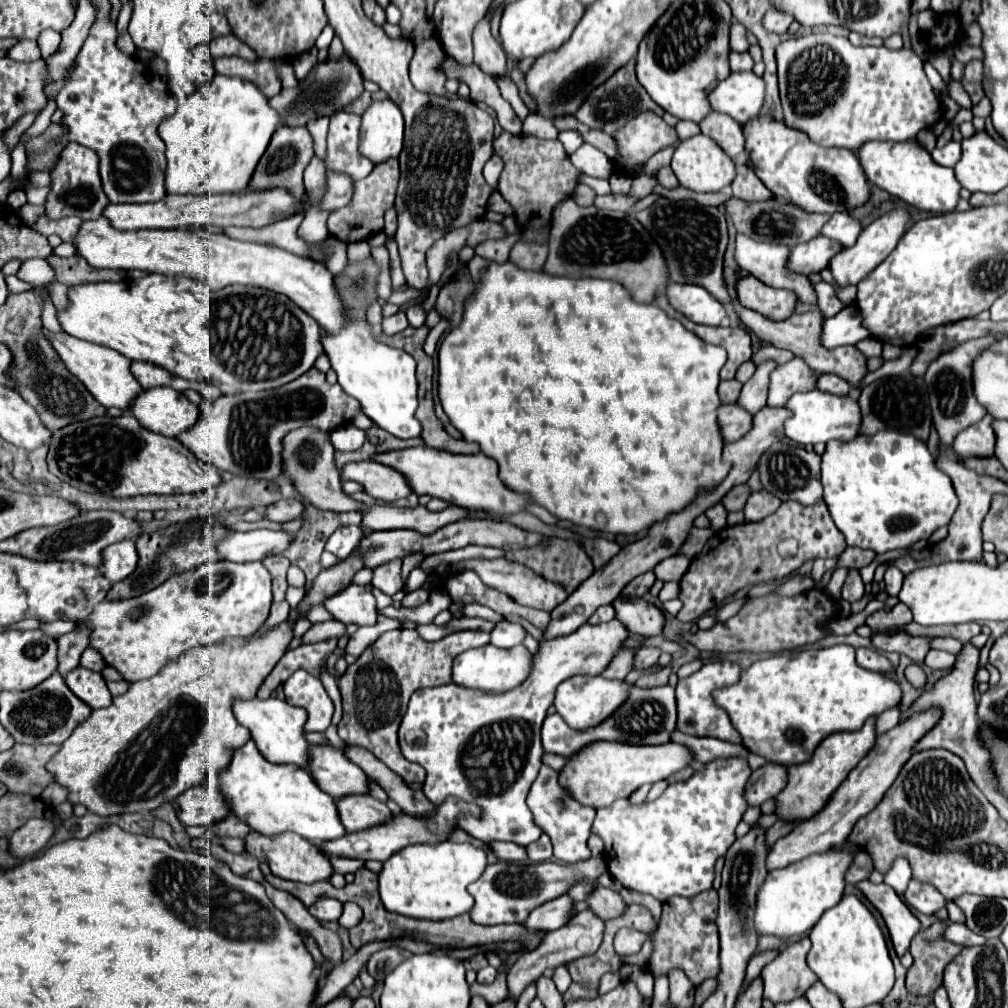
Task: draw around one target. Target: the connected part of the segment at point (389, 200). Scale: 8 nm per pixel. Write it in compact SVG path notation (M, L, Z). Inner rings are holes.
M390 158L386 162L380 162L374 166L374 170L360 182L354 182L354 194L352 200L340 208L334 210L328 218L328 232L332 238L342 242L360 242L366 240L384 228L384 212L394 204L396 186L398 186L398 158Z

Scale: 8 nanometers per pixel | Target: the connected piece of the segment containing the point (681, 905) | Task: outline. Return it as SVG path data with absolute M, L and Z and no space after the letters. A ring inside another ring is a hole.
M714 888L704 890L692 898L684 898L684 896L668 898L662 904L660 926L654 934L654 952L648 962L650 972L668 974L670 968L682 968L694 986L702 984L706 978L716 978L720 974L717 914L718 892Z

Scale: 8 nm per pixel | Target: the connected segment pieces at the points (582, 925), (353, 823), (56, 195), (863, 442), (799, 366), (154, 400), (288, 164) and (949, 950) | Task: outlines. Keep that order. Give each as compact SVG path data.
M584 910L584 912L576 914L570 920L570 928L566 924L566 926L554 930L554 932L546 932L540 946L536 950L532 950L532 952L522 954L518 958L518 962L512 966L512 970L508 972L508 1000L516 1002L520 998L520 994L524 992L524 988L530 982L534 982L536 978L540 978L542 972L548 966L560 966L560 964L566 964L568 960L576 960L580 956L588 956L588 954L596 952L600 942L602 942L602 930L604 930L604 922L598 916L592 916L592 912Z
M348 796L348 798L350 800L338 800L340 820L346 832L368 830L392 820L392 812L380 800L372 796Z
M70 142L62 154L56 170L52 170L52 192L48 196L46 204L46 214L50 220L60 220L66 216L78 216L82 220L96 220L100 218L100 212L110 204L102 184L100 184L100 174L98 174L100 158L98 154L82 144Z
M880 430L874 436L856 436L850 442L828 442L822 454L822 482L824 502L834 518L836 528L844 534L852 548L870 548L884 554L896 548L908 548L918 540L928 540L934 530L946 526L958 506L952 480L932 460L926 444L916 436Z
M794 358L770 374L768 406L784 406L792 394L808 392L812 388L816 388L814 372L804 364L804 360Z
M172 388L144 390L132 402L130 412L144 428L172 438L190 430L200 418L200 408Z
M280 126L272 140L270 146L266 148L264 156L260 158L250 184L246 186L246 190L242 190L242 194L250 194L250 192L262 192L262 190L270 190L270 188L286 188L288 192L292 192L294 200L300 200L304 194L304 182L302 182L302 172L308 166L310 158L314 156L312 152L312 136L304 126L292 128L292 126Z
M934 922L930 928L920 930L912 940L914 964L906 976L906 988L914 996L932 996L944 978L944 968L964 950L964 946L944 938L948 924Z

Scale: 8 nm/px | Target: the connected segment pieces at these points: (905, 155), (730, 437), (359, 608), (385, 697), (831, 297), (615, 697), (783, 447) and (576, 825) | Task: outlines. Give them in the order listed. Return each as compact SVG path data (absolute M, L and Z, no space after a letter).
M916 140L908 144L864 144L858 152L860 164L864 164L864 172L872 184L886 190L888 194L904 200L906 204L926 210L926 212L954 212L960 200L960 182L954 176L952 168L944 168L936 164Z
M726 404L718 408L718 426L724 442L736 442L752 428L752 416L738 404Z
M348 586L338 594L328 596L322 604L336 620L344 624L376 624L376 600L368 586Z
M400 628L384 632L374 644L370 644L360 658L348 666L338 686L342 692L344 716L338 724L338 736L346 744L362 746L382 760L390 770L400 774L408 784L424 782L424 768L408 762L398 746L398 722L402 720L408 698L418 688L450 684L450 668L456 654L488 644L488 632L482 630L460 630L452 632L438 642L426 642L416 636L416 630Z
M818 282L814 286L814 290L816 290L816 298L818 298L816 306L820 308L824 318L836 316L844 308L844 304L836 298L836 292L834 292L834 288L828 282Z
M572 676L556 688L554 706L556 706L556 712L572 728L590 728L592 724L600 724L604 716L610 716L624 702L624 692L628 692L628 688L630 686L624 680L604 680L602 676L592 676L592 678Z
M774 442L758 460L760 484L770 494L780 500L796 500L802 506L814 506L822 500L822 484L820 484L820 456L816 452L808 452L802 446L790 446L784 442Z
M542 764L542 768L538 772L538 778L534 780L534 784L530 788L530 794L528 794L528 806L534 814L536 824L552 840L554 858L564 862L564 864L576 864L580 860L590 858L590 850L586 846L586 842L588 842L588 836L590 836L590 826L592 826L596 810L590 808L590 806L580 804L570 794L570 790L560 784L558 778L560 778L560 772L552 770L548 764Z

